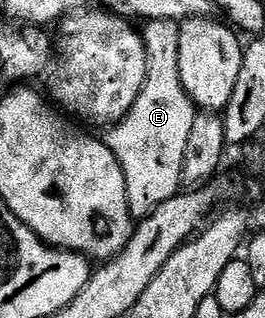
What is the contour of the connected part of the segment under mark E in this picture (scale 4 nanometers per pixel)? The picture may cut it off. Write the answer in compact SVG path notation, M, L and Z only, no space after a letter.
M153 19L141 29L147 48L148 71L132 109L106 130L107 146L125 171L125 187L135 219L148 217L161 203L173 199L183 185L183 164L193 131L197 106L181 83L179 22Z

